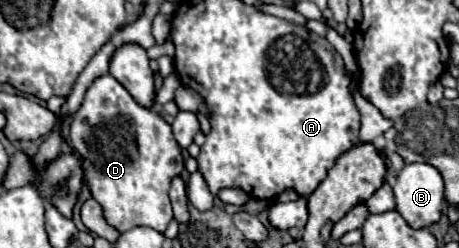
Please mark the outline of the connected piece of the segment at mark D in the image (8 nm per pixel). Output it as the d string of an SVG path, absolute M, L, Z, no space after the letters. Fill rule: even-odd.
M102 74L90 84L82 106L74 114L70 124L70 140L74 152L80 154L84 162L86 184L92 190L94 200L104 208L108 224L120 232L132 230L136 226L150 226L158 232L166 230L168 222L172 220L172 206L168 198L170 180L184 170L184 160L180 146L172 136L172 128L162 116L152 114L148 108L140 106L112 74Z

